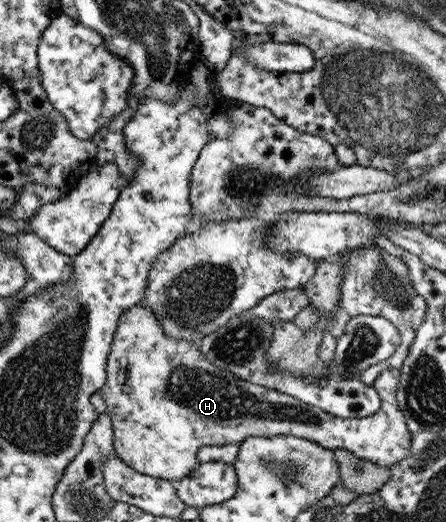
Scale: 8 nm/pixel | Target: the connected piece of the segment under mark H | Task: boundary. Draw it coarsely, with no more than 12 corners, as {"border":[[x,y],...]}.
{"border":[[138,304],[107,382],[115,454],[175,483],[200,447],[287,433],[391,467],[400,369],[340,418],[214,366]]}

